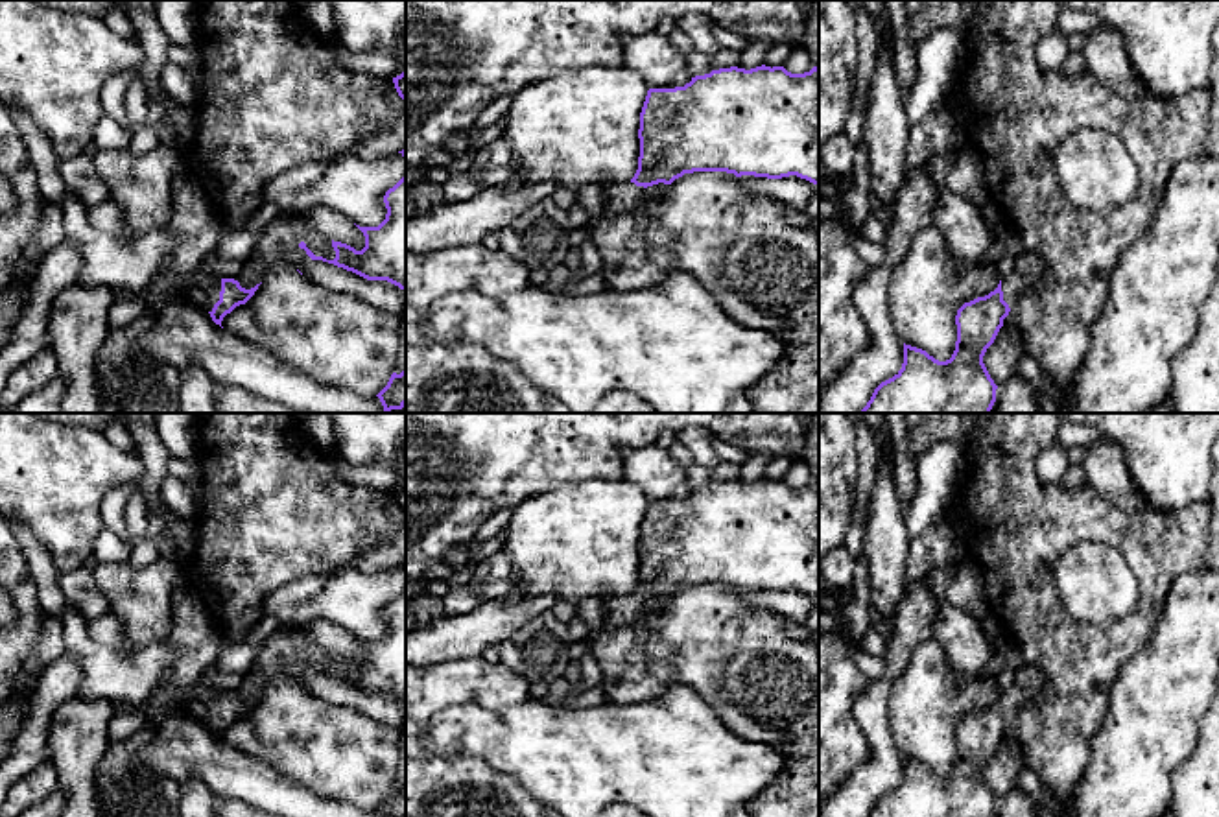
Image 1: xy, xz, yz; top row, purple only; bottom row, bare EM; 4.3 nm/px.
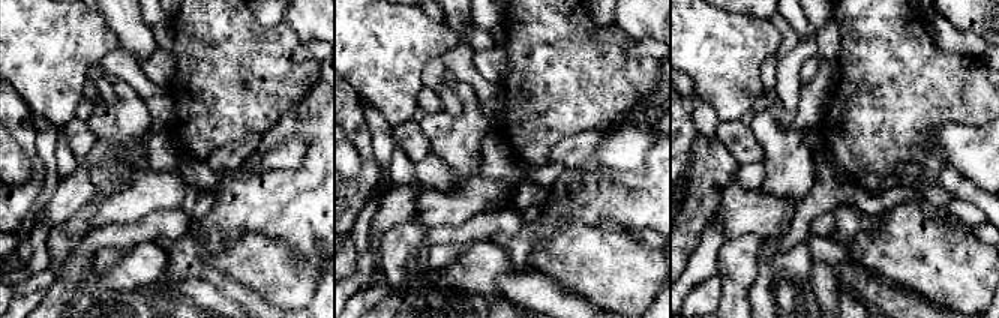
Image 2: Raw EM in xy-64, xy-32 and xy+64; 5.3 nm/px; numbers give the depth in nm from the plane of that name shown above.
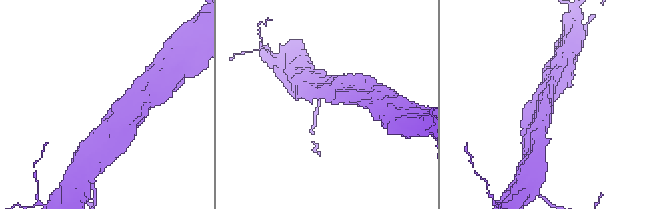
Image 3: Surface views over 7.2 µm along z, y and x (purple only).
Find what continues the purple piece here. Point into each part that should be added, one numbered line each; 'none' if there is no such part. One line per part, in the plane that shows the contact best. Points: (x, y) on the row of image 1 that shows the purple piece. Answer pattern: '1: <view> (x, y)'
1: xy (201, 297)

